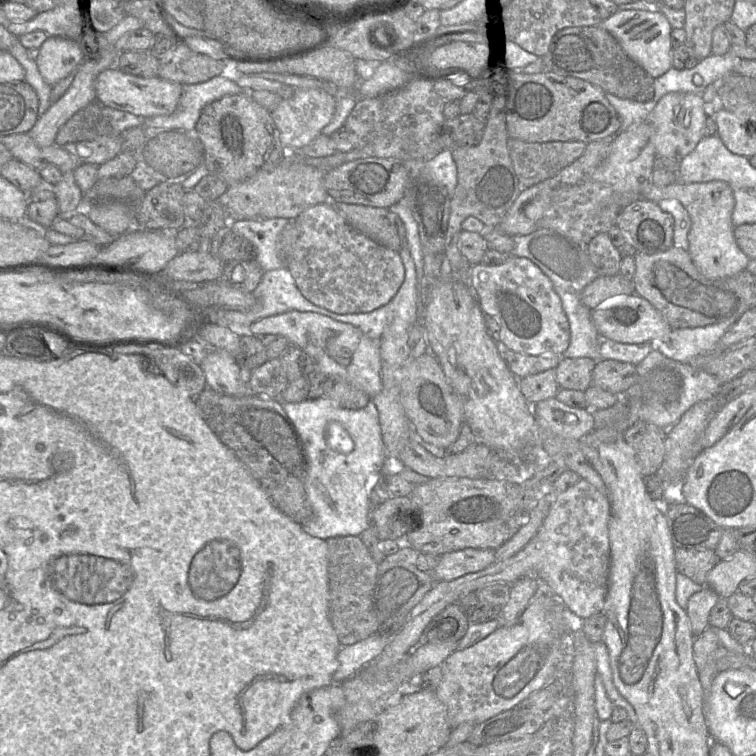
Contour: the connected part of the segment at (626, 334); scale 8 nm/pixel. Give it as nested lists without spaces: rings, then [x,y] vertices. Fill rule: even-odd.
[[[637,294],[621,295],[602,303],[592,310],[591,317],[602,340],[629,344],[661,341],[663,338],[668,338],[673,331],[652,304]]]

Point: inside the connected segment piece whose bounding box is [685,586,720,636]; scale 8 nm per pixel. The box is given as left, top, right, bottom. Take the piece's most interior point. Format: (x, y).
(699, 605)

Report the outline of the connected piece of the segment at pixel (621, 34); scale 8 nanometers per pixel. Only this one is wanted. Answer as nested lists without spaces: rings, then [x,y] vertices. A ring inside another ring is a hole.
[[[658,9],[618,11],[603,20],[602,26],[619,42],[624,52],[653,78],[658,78],[672,67],[672,27]]]

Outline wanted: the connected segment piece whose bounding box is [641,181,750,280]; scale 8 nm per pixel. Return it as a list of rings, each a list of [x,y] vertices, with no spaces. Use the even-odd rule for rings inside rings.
[[[675,181],[668,186],[648,183],[641,191],[641,197],[656,203],[662,199],[675,198],[682,203],[691,220],[688,253],[703,276],[722,280],[747,268],[750,258],[741,250],[734,236],[732,213],[735,199],[729,184],[723,181],[692,184]]]

